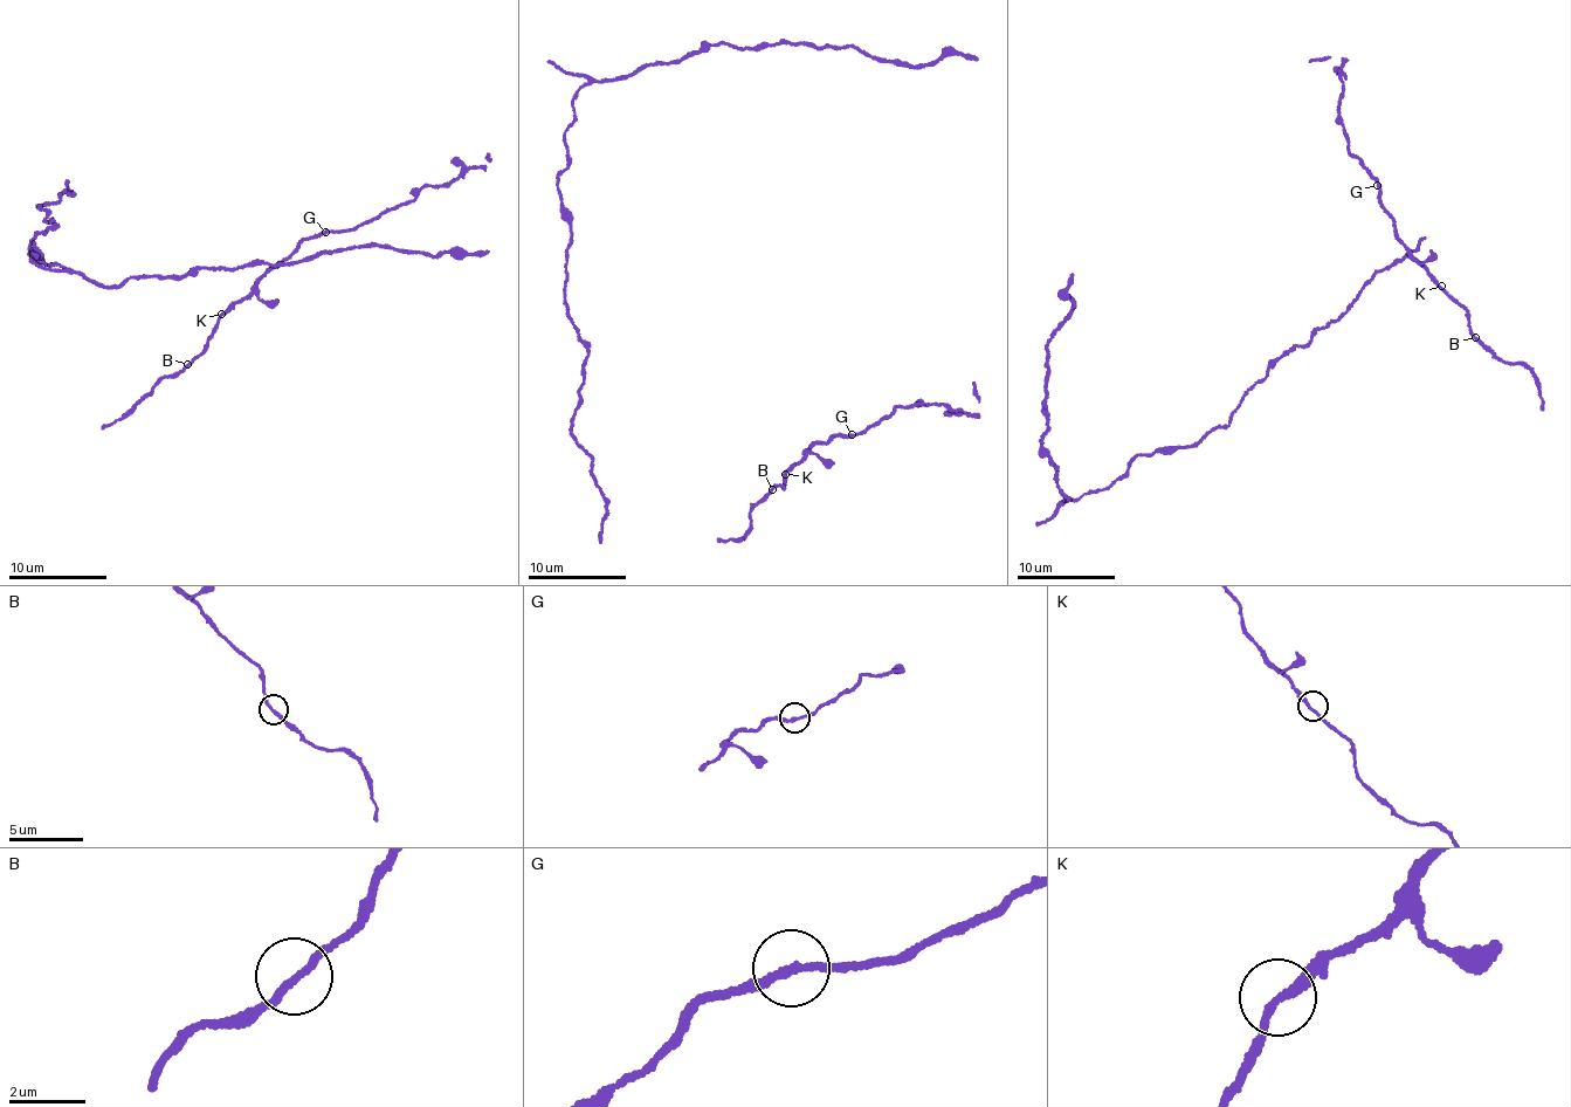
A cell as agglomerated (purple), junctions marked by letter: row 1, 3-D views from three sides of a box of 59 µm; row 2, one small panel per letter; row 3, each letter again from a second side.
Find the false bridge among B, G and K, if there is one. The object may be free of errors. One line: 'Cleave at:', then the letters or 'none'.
Cleave at: none

